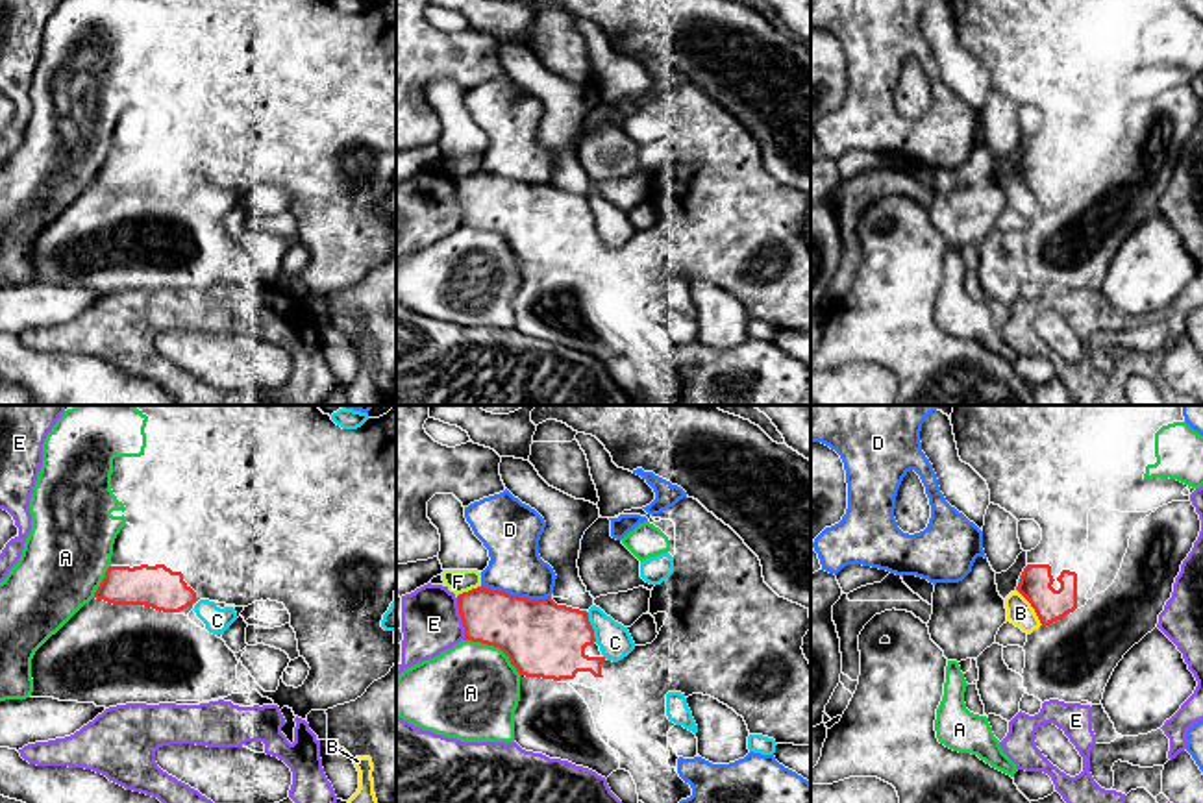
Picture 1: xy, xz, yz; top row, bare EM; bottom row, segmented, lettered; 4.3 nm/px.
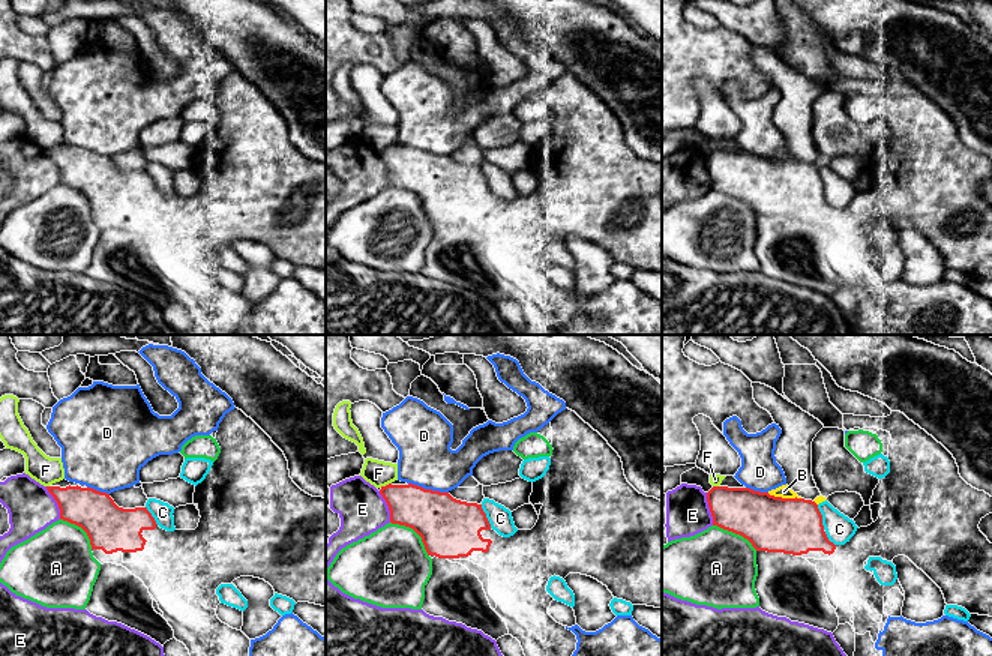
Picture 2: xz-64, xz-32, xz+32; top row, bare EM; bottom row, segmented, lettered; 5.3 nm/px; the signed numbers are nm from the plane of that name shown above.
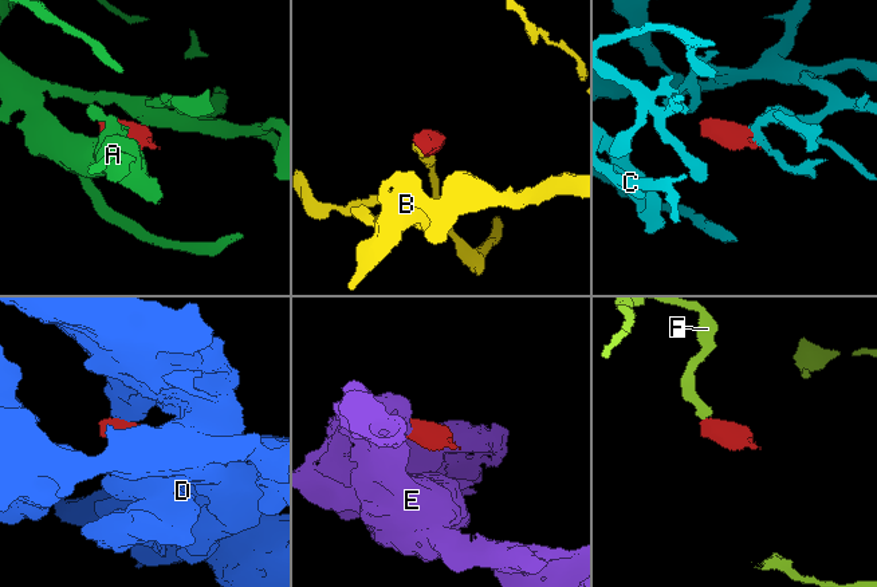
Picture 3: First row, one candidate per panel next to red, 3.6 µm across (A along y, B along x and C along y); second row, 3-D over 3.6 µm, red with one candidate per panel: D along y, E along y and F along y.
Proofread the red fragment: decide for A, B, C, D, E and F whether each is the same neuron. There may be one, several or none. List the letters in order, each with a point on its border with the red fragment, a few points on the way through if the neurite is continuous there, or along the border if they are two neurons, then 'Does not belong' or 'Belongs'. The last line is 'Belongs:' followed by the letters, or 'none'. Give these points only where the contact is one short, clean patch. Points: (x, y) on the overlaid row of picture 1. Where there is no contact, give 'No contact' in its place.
A: Touches red at xz (495, 646). Boundary: xz (465, 639), (496, 646), (520, 674). Does not belong
B: Touches red at yz (1031, 605). Boundary: yz (1016, 589), (1042, 624). Does not belong
C: Touches red at xz (591, 628). Boundary: xz (587, 613), (596, 641). Does not belong
D: Touches red at xz (517, 596). Boundary: xz (482, 583), (528, 598), (550, 598). Does not belong
E: Touches red at xz (461, 618). Boundary: xz (456, 598), (465, 639). Does not belong
F: Touches red at xz (469, 591). Boundary: xz (482, 585), (458, 596). Does not belong
Belongs: none

